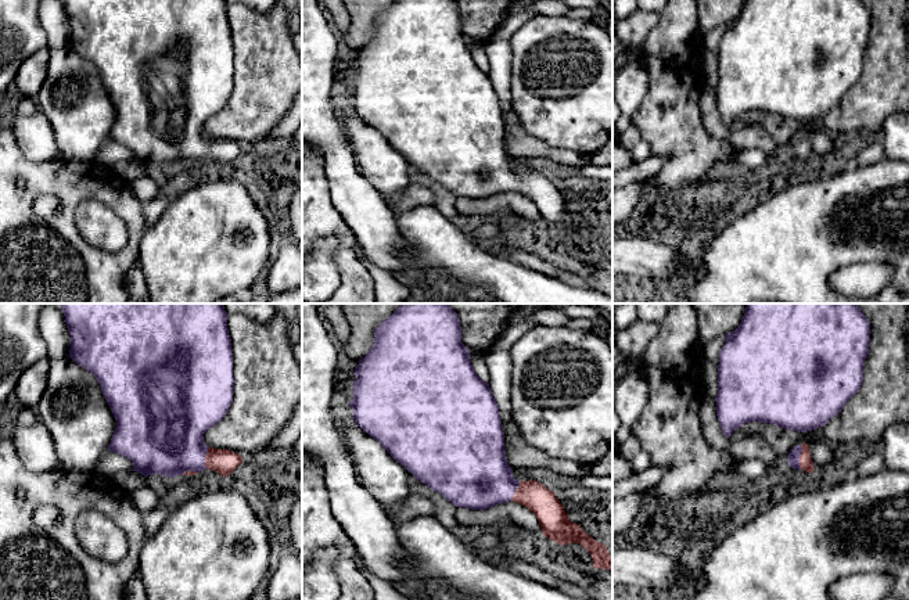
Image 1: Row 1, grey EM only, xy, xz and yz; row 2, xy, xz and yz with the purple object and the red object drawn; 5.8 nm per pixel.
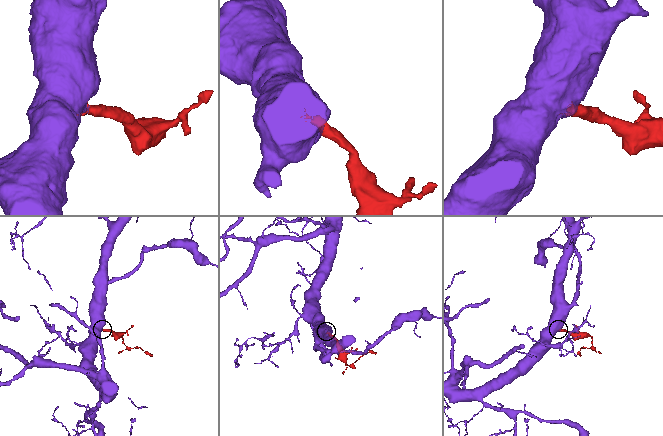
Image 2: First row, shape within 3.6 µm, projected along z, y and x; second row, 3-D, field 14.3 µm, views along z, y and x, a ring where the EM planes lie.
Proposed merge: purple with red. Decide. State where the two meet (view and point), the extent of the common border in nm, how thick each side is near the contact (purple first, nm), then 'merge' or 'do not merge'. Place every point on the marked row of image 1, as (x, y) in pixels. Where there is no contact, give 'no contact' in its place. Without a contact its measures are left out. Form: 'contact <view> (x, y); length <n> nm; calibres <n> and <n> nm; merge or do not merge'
contact yz (798, 457); length 140 nm; calibres 70 and 80 nm; merge

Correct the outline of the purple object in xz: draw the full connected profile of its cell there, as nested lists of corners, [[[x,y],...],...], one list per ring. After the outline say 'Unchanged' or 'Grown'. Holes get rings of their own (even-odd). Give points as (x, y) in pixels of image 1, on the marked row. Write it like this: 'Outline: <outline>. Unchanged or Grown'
Outline: [[[403,303],[374,333],[374,344],[367,355],[359,359],[353,371],[353,398],[349,406],[353,421],[399,461],[409,473],[432,491],[445,496],[456,507],[485,510],[515,502],[529,509],[538,518],[543,536],[558,545],[579,543],[593,558],[593,567],[611,570],[611,556],[606,545],[594,540],[567,515],[554,492],[536,479],[513,478],[504,449],[504,432],[497,403],[488,382],[475,373],[470,351],[461,342],[461,327],[457,313],[448,303]]]. Grown

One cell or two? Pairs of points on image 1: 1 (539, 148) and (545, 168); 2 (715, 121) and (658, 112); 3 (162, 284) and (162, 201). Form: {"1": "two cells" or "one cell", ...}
{"1": "two cells", "2": "two cells", "3": "two cells"}

